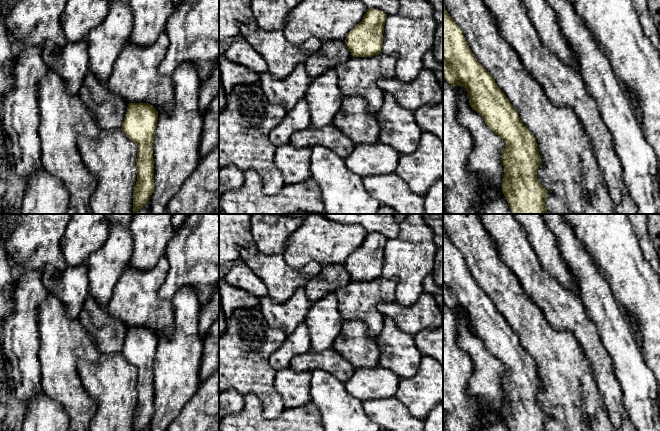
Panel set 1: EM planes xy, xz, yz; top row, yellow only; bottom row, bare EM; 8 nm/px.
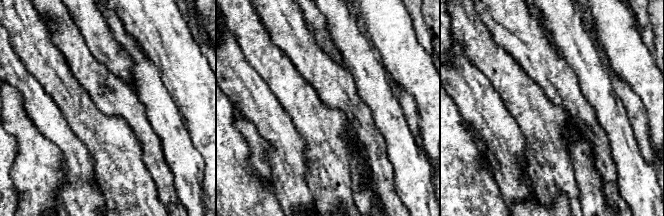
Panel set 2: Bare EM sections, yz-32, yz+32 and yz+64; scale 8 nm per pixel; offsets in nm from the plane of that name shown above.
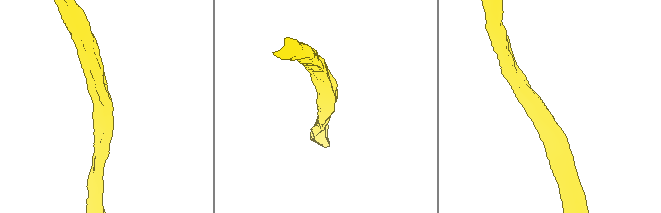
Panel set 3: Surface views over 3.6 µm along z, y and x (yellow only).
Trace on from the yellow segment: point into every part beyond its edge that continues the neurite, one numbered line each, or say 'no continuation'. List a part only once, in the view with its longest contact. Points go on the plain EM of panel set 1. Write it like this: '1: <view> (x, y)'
no continuation

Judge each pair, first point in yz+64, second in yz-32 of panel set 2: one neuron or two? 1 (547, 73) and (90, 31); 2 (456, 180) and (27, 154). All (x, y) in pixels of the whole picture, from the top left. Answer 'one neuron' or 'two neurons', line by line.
1: two neurons
2: two neurons

